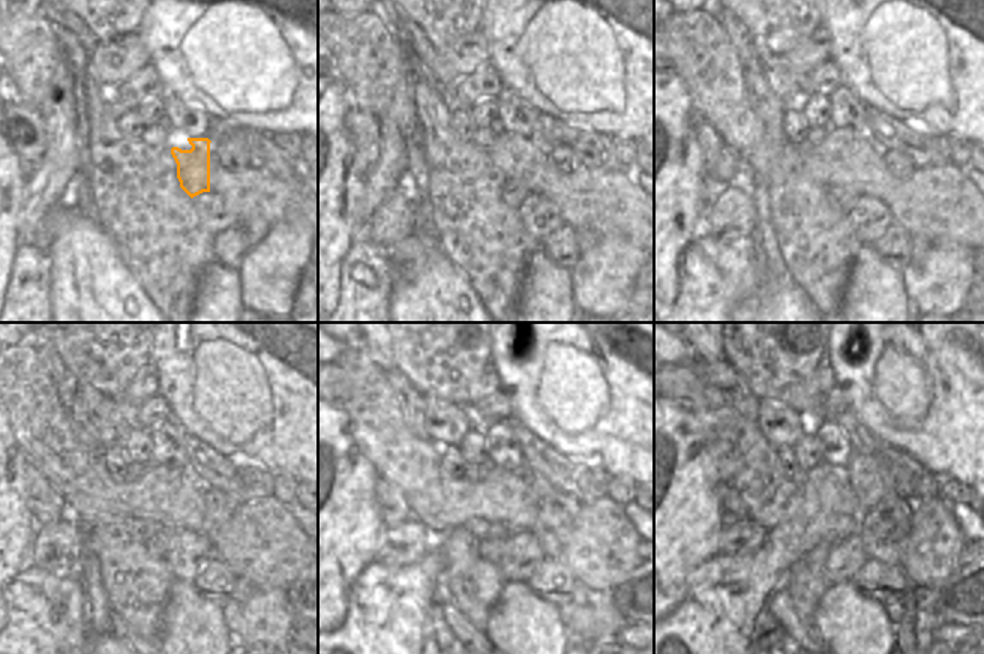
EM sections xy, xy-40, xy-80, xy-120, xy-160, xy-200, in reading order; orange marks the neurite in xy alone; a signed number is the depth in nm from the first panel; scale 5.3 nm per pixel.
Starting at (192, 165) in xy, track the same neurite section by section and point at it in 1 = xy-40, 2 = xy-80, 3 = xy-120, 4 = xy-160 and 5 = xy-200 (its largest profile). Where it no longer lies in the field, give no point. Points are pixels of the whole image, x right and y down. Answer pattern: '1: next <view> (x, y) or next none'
1: next xy-40 (513, 194)
2: next xy-80 (842, 198)
3: next xy-120 (158, 536)
4: next xy-160 (492, 543)
5: next xy-200 (815, 560)

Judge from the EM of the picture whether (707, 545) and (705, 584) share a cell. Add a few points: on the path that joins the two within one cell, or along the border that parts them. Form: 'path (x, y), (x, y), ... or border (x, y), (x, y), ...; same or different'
border (719, 554), (705, 560), (690, 575), (687, 590); different

